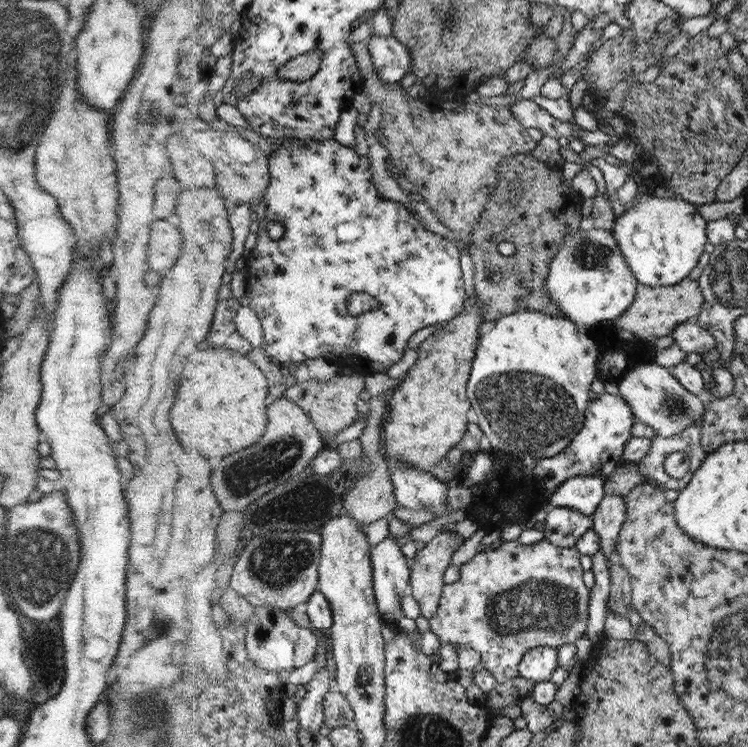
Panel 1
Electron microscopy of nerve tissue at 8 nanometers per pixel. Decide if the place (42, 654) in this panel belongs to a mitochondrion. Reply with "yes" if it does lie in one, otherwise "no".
no

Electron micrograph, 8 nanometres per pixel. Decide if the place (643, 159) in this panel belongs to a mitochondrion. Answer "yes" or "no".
no

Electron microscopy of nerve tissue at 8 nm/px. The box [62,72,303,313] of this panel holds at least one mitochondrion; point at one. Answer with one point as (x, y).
(148, 118)

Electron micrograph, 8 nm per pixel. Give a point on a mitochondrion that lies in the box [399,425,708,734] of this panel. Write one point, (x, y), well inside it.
(534, 605)

